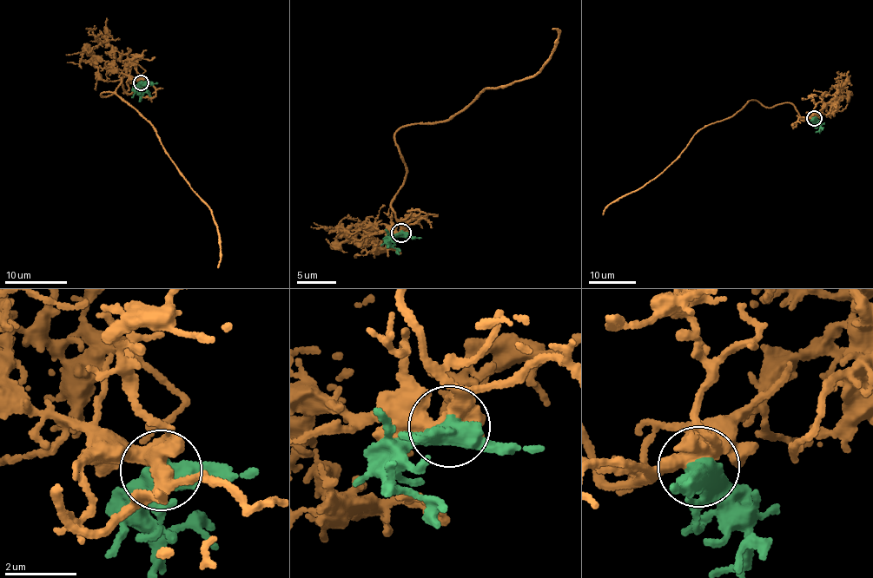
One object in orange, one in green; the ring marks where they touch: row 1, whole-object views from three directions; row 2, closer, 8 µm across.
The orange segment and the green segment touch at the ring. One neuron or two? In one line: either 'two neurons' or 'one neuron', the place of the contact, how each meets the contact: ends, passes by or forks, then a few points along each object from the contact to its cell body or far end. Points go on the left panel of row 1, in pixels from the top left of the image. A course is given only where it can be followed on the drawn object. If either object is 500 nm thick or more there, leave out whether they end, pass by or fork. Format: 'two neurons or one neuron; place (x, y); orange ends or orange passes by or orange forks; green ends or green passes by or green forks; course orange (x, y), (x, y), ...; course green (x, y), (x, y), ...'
one neuron; place (141, 82); orange forks; green forks; course orange (140, 82), (128, 93), (122, 77), (114, 92), (101, 95), (116, 94), (142, 114), (208, 204), (217, 268); course green (141, 82), (139, 92), (146, 92), (150, 97)

